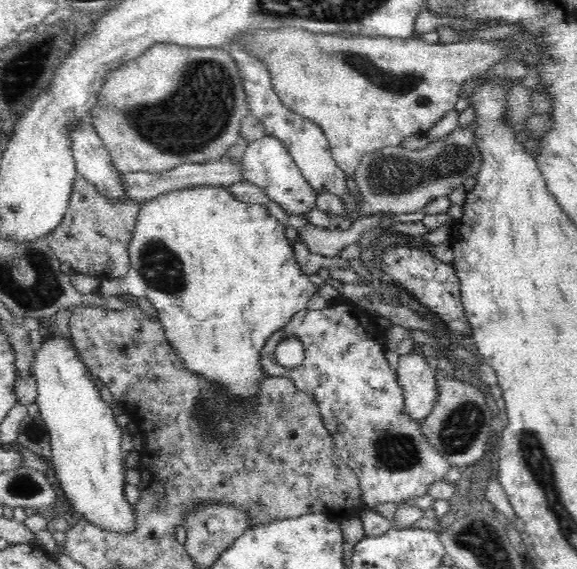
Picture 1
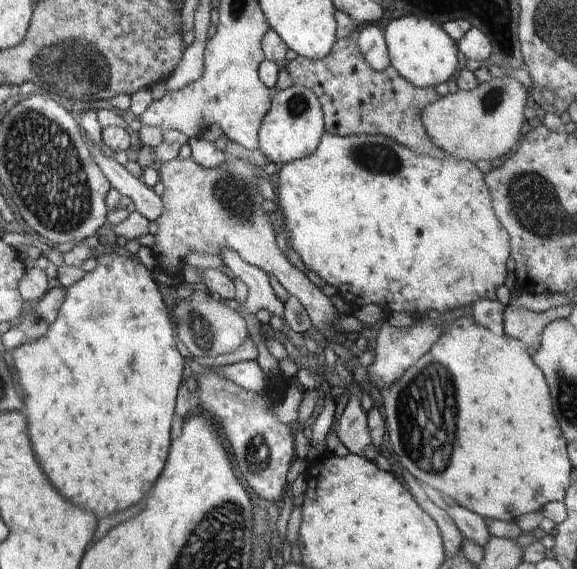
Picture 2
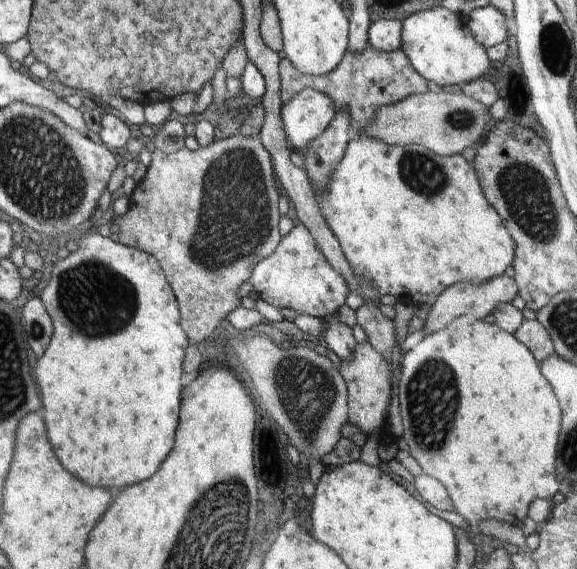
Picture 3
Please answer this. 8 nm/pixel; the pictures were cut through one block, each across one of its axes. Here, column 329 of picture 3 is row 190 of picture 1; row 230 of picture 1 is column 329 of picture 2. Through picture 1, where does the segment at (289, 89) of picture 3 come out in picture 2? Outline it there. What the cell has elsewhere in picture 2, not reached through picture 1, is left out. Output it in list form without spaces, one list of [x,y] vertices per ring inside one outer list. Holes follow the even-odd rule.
[[[351,38],[336,40],[325,58],[309,59],[298,55],[286,61],[284,66],[294,85],[309,88],[318,97],[326,133],[339,137],[382,135],[394,139],[418,156],[437,159],[448,156],[430,140],[421,121],[423,108],[441,97],[435,87],[414,86],[391,66],[382,72],[375,71],[364,60],[357,43]]]

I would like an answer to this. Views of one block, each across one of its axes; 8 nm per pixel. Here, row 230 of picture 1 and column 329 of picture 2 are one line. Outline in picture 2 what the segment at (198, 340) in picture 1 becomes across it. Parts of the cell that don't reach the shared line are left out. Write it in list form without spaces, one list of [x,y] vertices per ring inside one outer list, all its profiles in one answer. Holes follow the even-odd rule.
[[[325,132],[321,136],[318,148],[314,151],[314,154],[283,165],[280,173],[275,176],[275,187],[277,188],[276,204],[282,211],[282,216],[284,216],[285,227],[288,229],[292,248],[298,252],[300,260],[302,260],[302,262],[305,264],[305,267],[307,268],[307,272],[312,271],[313,273],[316,273],[320,278],[322,278],[322,280],[325,280],[325,284],[334,286],[334,288],[337,290],[337,294],[339,294],[353,310],[358,309],[365,304],[377,304],[385,312],[405,312],[416,320],[418,320],[420,317],[425,317],[428,313],[427,311],[429,310],[438,310],[438,312],[442,314],[442,317],[444,317],[452,313],[458,313],[464,307],[468,308],[470,304],[474,304],[477,300],[480,299],[490,299],[496,301],[497,294],[495,293],[495,290],[499,286],[505,284],[506,276],[508,276],[507,262],[508,258],[511,258],[510,238],[508,232],[506,232],[502,224],[498,222],[498,218],[496,218],[494,210],[492,210],[492,198],[490,198],[490,191],[488,190],[488,185],[485,183],[484,175],[485,174],[482,173],[472,161],[458,160],[457,158],[450,156],[447,156],[445,159],[418,156],[409,148],[398,144],[394,139],[382,135],[350,135],[339,137],[338,135]]]

